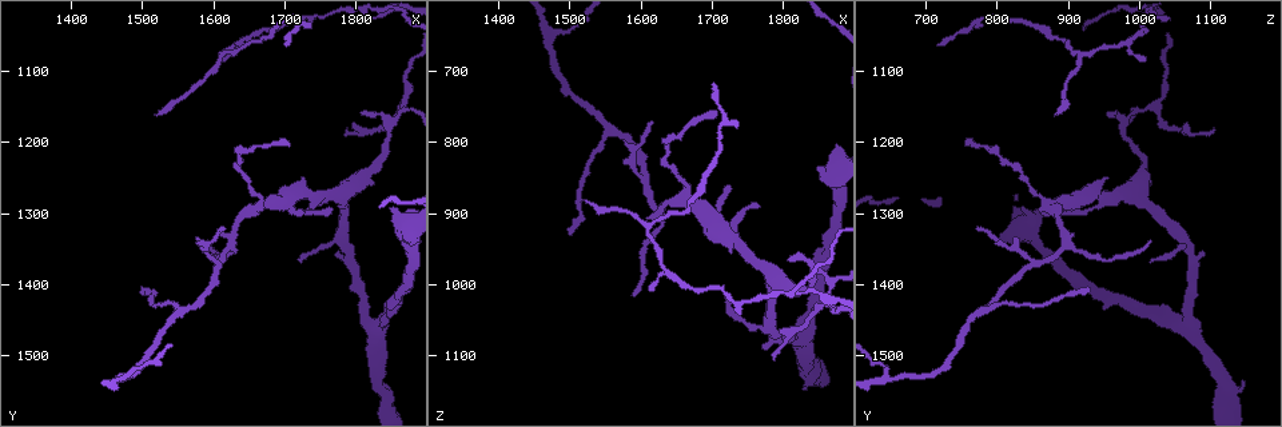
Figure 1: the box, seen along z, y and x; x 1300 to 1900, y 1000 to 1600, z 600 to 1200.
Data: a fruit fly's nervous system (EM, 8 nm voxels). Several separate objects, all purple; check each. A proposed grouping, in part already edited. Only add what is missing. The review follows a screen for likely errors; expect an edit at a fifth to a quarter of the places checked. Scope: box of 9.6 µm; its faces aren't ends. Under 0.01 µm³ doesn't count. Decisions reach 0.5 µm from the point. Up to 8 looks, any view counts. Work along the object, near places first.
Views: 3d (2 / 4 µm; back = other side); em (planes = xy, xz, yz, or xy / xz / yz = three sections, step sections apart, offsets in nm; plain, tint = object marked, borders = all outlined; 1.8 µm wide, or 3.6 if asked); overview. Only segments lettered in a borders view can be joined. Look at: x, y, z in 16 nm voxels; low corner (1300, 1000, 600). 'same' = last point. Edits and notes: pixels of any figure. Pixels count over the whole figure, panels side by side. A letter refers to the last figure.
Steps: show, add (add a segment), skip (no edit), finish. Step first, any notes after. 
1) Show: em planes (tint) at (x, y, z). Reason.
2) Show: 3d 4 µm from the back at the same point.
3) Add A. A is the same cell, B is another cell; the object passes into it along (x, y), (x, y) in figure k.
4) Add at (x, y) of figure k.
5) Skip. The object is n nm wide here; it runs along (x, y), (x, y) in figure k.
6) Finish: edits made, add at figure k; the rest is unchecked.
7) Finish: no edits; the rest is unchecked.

Show: em planes (tint) at (1615, 1325, 770). Thin end.

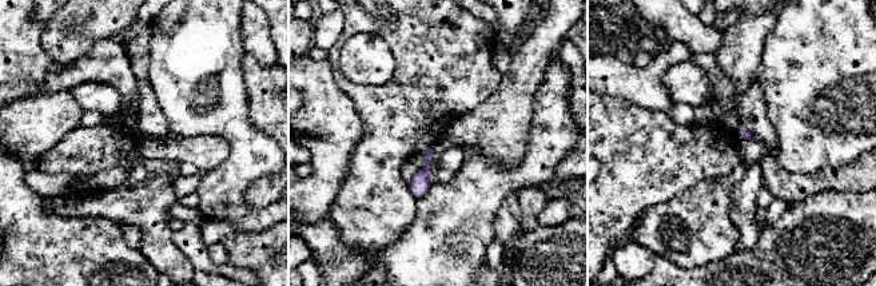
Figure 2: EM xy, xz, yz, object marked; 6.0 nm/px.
Show: em planes (borders) at the same point.

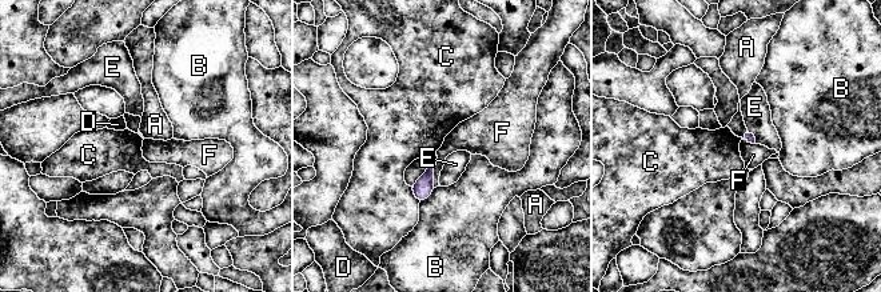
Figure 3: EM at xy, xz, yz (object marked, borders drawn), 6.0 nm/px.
Skip. A, B, C, D, E and F are other cells; a border runs along (410, 187), (419, 202) in figure 3; no lettered segment goes on from it.

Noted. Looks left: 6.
Show: 3d 2 µm at (1630, 1340, 900). Three-way junction.

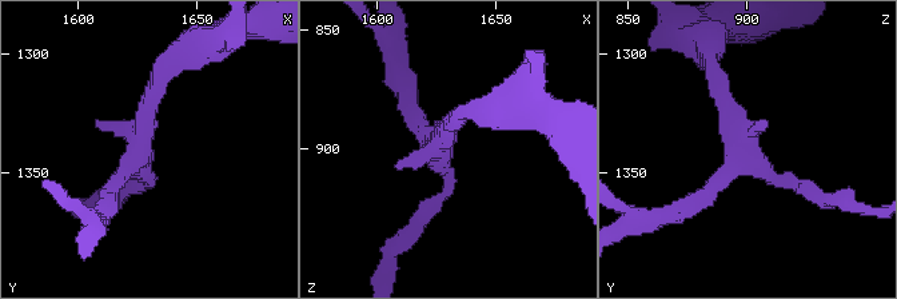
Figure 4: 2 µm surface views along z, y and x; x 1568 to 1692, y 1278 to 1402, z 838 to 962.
Show: em planes (tint) at (1625, 1344, 898).

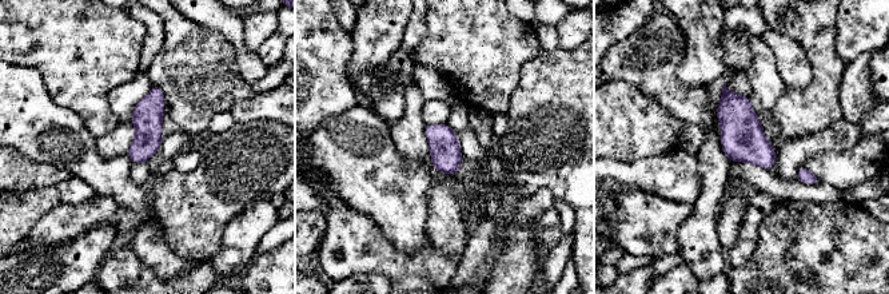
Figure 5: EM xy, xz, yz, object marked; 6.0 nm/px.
Show: em planes (borders) at the same point.

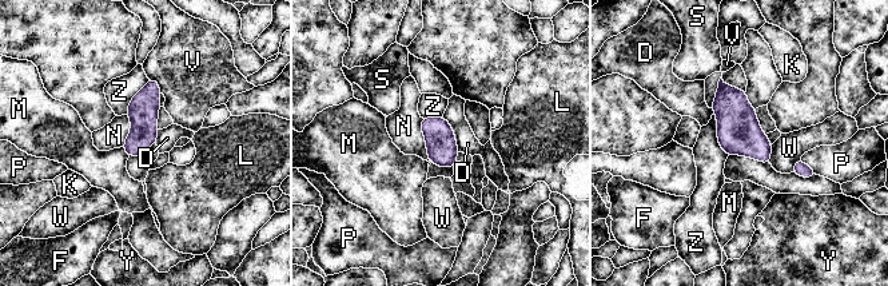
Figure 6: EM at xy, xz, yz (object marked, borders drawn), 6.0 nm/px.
Skip. The object is 180 nm wide here; the longest contact is with Z, 280 nm; D, F, K, L, M, N, P, S, V, W, Y and Z are other cells; no lettered segment goes on from it.

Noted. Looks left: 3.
Show: 3d 4 µm at (1765, 1295, 885). Branch stops here.

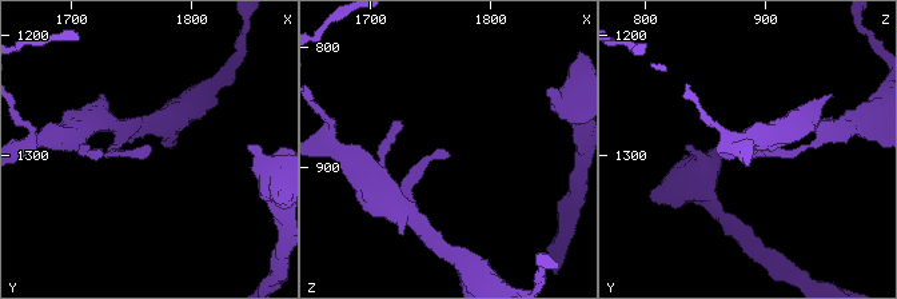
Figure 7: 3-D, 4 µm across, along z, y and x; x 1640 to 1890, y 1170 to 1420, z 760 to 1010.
Show: em yz step 16 (borders) at (1766, 1296, 890).

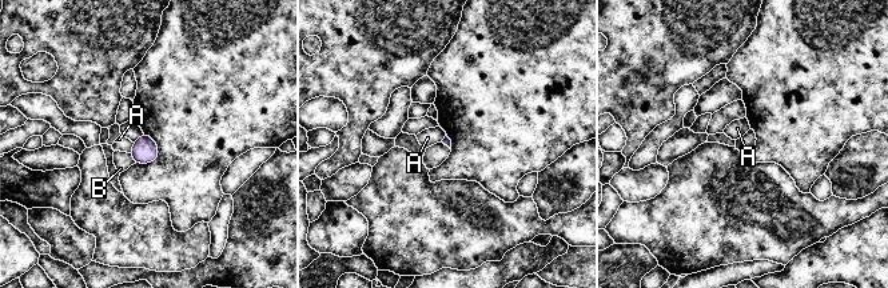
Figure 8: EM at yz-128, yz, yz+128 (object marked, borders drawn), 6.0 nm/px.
Skip. A and B are other cells; a border runs along (130, 154), (135, 163) in figure 8; no lettered segment goes on from it.

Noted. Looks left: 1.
Finish: no edits; the rest is unchecked.

